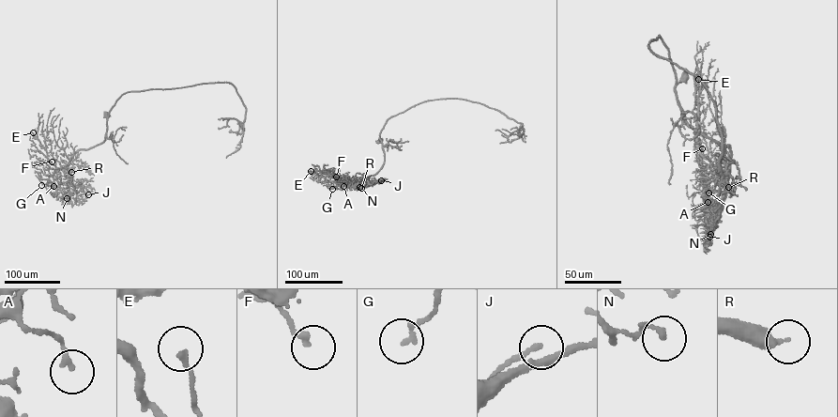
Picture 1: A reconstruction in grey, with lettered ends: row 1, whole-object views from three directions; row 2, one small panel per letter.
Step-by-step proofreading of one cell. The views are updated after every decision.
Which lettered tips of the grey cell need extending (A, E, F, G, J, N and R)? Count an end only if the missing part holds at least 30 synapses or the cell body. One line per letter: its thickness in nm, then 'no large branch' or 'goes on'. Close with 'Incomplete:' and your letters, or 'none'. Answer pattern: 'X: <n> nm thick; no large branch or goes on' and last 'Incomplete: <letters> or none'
A: 170 nm thick; no large branch
E: 160 nm thick; no large branch
F: 190 nm thick; no large branch
G: 180 nm thick; no large branch
J: 170 nm thick; no large branch
N: 220 nm thick; no large branch
R: 260 nm thick; goes on
Incomplete: R

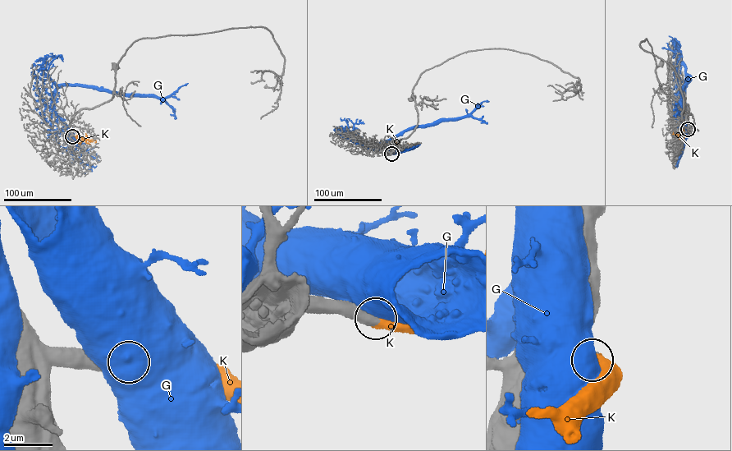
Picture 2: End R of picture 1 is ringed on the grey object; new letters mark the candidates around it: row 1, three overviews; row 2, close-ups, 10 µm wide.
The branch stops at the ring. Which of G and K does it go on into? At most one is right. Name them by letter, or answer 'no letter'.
K

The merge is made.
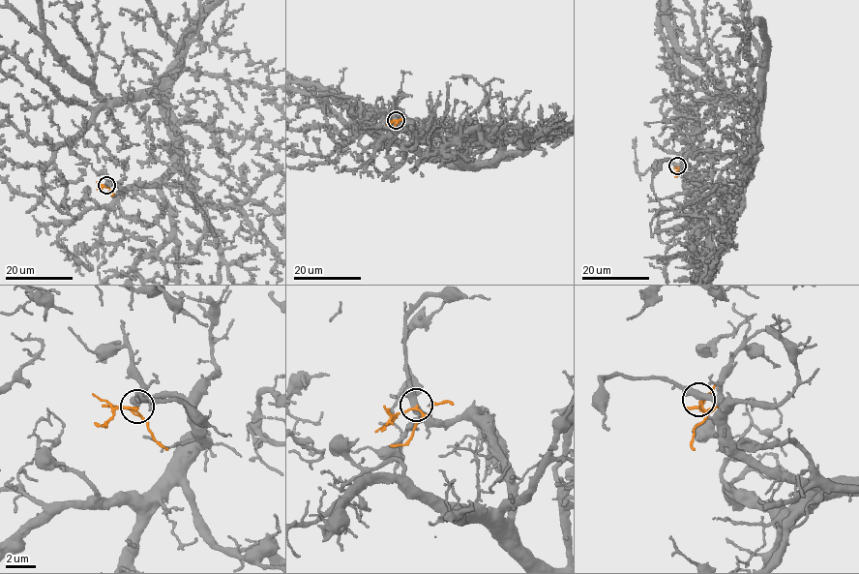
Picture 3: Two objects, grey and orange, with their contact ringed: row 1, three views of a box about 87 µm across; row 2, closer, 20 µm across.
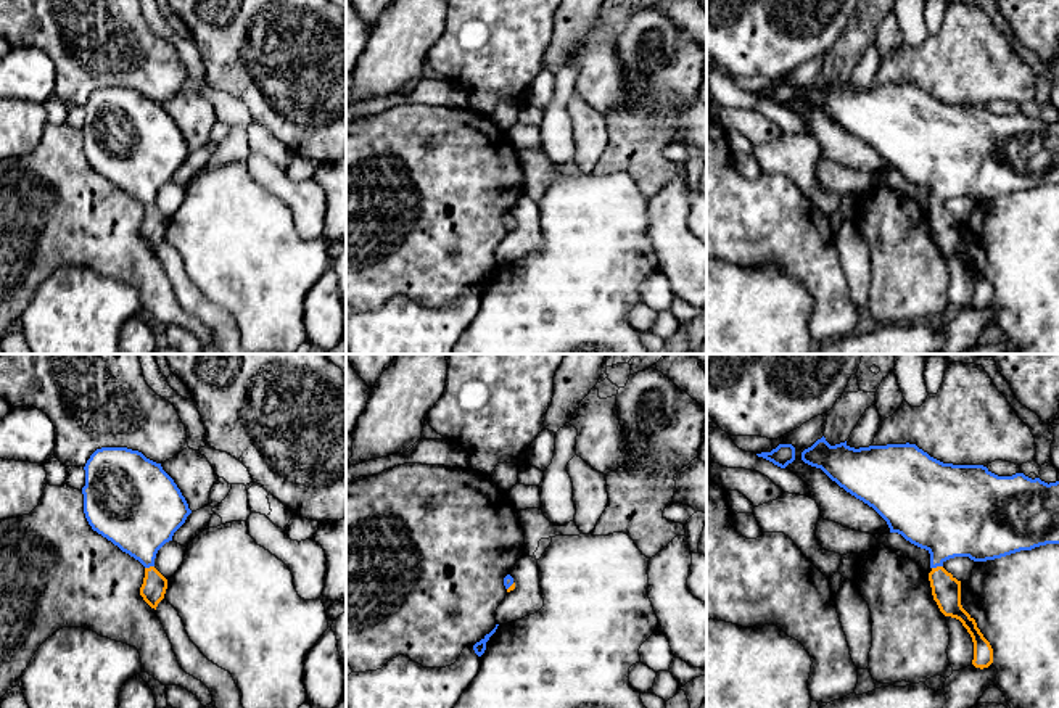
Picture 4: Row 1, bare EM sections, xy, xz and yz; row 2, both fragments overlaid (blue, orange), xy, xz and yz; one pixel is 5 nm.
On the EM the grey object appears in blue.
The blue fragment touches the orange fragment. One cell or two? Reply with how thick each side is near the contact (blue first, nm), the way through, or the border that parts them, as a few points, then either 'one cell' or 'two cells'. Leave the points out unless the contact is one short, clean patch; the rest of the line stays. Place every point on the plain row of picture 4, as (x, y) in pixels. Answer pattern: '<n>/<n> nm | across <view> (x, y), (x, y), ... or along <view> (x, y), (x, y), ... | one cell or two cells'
400/140 nm | across yz (950, 156), (937, 205), (939, 218), (947, 230) | one cell

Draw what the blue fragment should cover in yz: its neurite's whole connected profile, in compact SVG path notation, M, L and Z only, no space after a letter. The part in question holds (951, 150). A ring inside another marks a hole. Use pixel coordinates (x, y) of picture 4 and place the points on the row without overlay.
M822 76L801 92L801 100L821 108L840 127L872 146L887 161L890 172L901 174L930 193L933 240L945 256L959 259L970 274L972 304L988 307L993 303L993 288L961 245L961 220L943 203L954 196L987 201L1059 183L1059 121L1048 124L1024 113L998 116L983 105L943 103L909 82L855 88L847 80L830 85Z

